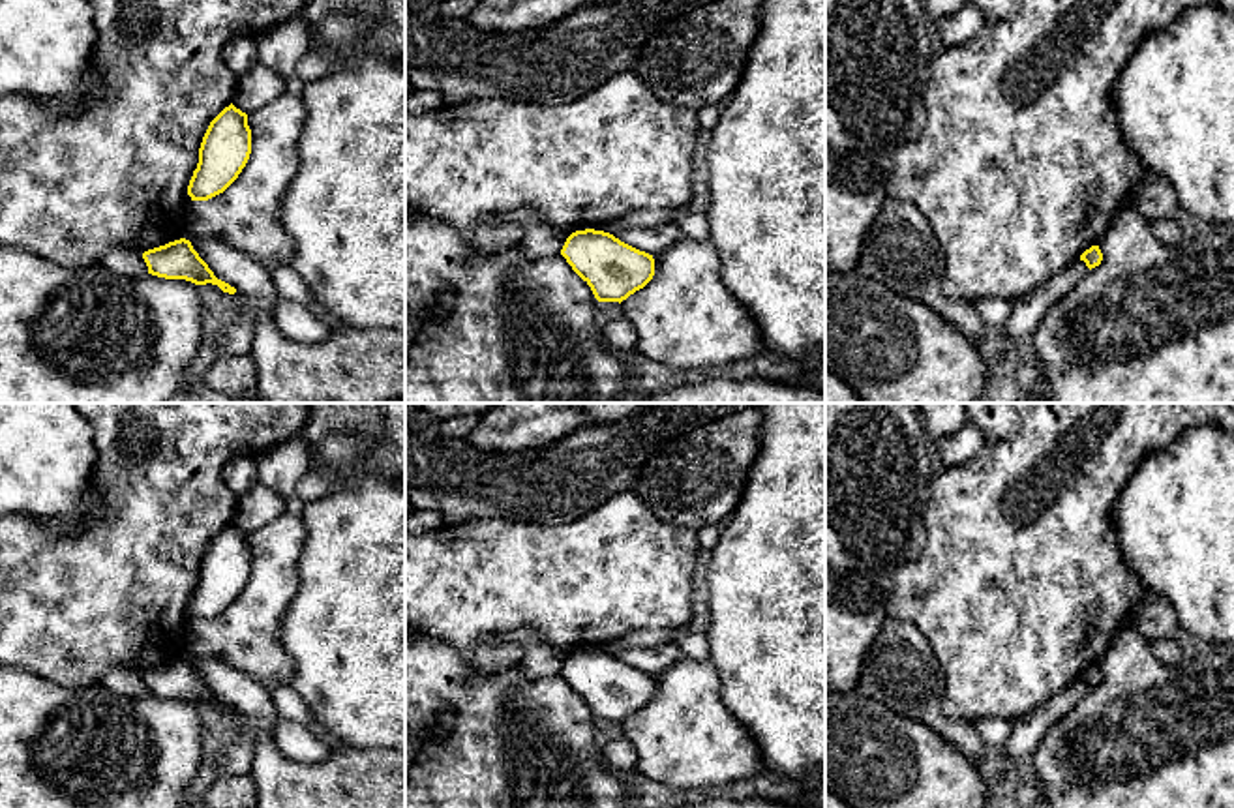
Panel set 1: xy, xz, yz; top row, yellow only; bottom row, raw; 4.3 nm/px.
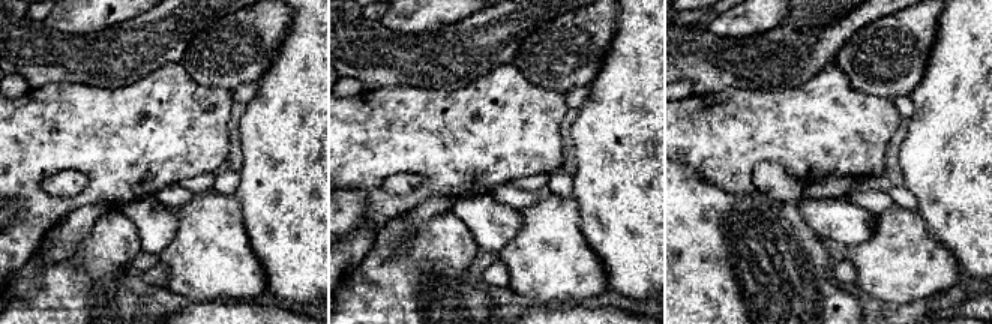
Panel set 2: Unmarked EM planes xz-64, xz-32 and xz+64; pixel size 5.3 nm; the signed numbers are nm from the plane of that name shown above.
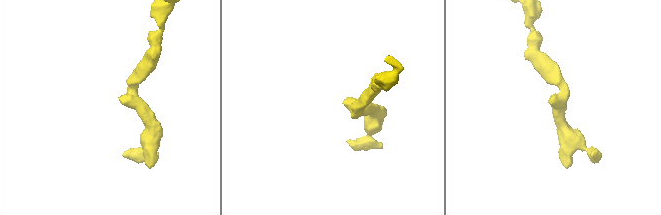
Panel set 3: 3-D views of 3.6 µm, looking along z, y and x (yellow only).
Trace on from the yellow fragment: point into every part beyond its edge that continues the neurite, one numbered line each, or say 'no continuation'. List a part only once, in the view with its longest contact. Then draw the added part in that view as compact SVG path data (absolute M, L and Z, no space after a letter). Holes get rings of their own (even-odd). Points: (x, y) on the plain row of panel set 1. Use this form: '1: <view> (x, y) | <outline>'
1: xy (122, 681) | M113 667L103 675L101 684L116 696L143 697L148 694L143 673L133 667Z

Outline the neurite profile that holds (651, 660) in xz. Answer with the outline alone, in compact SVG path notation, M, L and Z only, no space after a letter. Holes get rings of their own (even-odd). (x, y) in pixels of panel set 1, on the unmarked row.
M666 643L660 647L638 647L638 649L628 647L617 651L613 656L649 675L656 675L679 664L685 658L677 643Z

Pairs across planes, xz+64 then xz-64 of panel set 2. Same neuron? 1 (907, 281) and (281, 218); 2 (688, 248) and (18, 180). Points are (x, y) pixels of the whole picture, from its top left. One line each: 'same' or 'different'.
1: different
2: different

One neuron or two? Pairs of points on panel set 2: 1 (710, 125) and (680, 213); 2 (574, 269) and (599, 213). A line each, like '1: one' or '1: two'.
1: two
2: two

